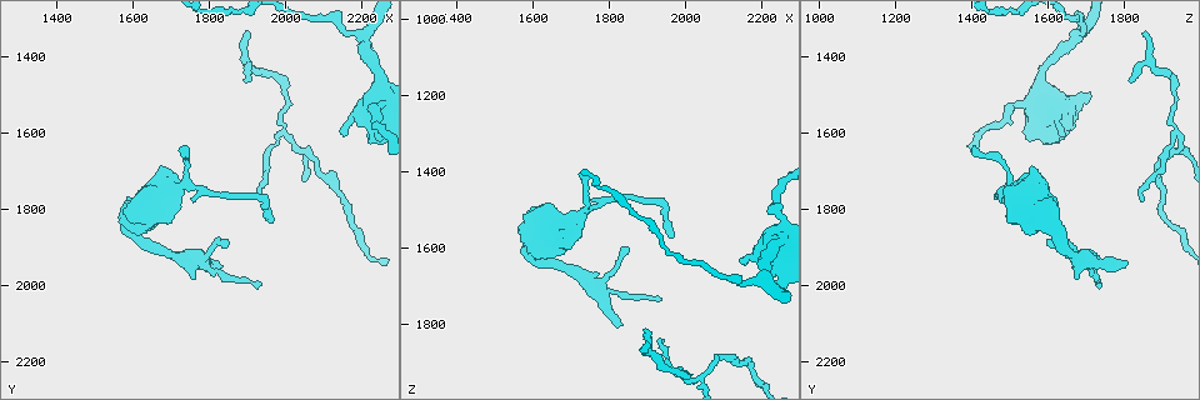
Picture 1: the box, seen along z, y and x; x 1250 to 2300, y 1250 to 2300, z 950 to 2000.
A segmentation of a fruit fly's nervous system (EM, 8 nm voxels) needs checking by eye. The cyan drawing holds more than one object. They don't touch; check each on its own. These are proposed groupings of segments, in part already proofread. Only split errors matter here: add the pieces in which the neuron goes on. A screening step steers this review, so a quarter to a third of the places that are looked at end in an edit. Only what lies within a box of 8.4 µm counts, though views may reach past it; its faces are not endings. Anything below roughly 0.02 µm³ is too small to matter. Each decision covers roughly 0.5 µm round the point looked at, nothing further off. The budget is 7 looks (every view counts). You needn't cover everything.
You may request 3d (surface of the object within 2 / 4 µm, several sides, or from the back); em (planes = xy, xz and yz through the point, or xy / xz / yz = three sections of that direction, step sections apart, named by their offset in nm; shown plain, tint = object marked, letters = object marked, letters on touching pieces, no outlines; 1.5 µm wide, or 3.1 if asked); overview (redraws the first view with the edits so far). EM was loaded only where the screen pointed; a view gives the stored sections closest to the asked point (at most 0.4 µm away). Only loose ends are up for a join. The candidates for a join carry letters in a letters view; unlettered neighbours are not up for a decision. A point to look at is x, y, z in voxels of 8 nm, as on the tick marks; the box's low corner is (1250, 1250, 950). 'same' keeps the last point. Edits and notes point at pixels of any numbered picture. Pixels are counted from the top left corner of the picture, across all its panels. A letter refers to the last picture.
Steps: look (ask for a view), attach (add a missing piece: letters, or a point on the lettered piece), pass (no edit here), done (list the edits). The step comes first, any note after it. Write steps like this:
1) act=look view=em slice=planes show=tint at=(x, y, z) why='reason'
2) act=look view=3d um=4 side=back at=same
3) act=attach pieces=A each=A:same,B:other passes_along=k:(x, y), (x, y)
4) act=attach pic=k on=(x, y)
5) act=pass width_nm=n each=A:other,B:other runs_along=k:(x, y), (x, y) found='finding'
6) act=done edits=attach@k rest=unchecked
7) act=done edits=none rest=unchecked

act=look view=3d um=2 side=back at=(1890, 1460, 1815) why='free end'

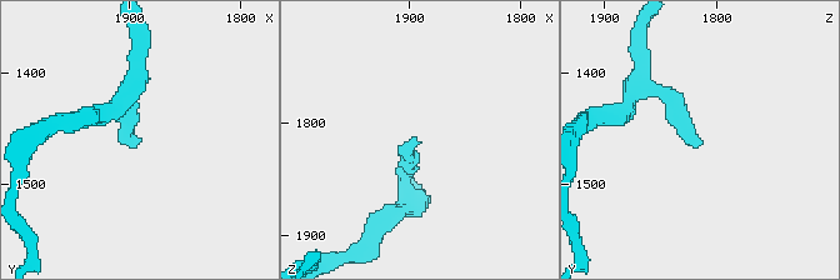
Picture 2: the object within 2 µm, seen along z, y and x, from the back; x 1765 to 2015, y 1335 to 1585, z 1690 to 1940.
act=look view=em slice=planes show=plain at=(1890, 1464, 1816)

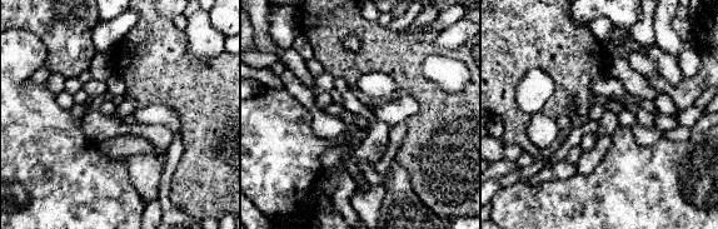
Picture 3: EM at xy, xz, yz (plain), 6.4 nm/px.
act=look view=em slice=planes show=letters at=same

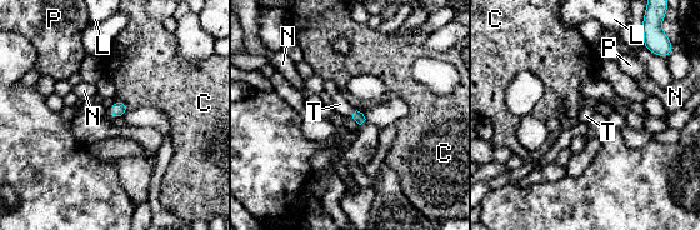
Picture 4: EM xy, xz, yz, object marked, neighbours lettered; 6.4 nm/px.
act=attach pieces=T each=C:other,L:other,N:other,P:other,T:same passes_along=4:(358, 116), (353, 114), (340, 104) found='the neuron continues'

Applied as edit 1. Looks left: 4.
act=look view=overview why='redraw'

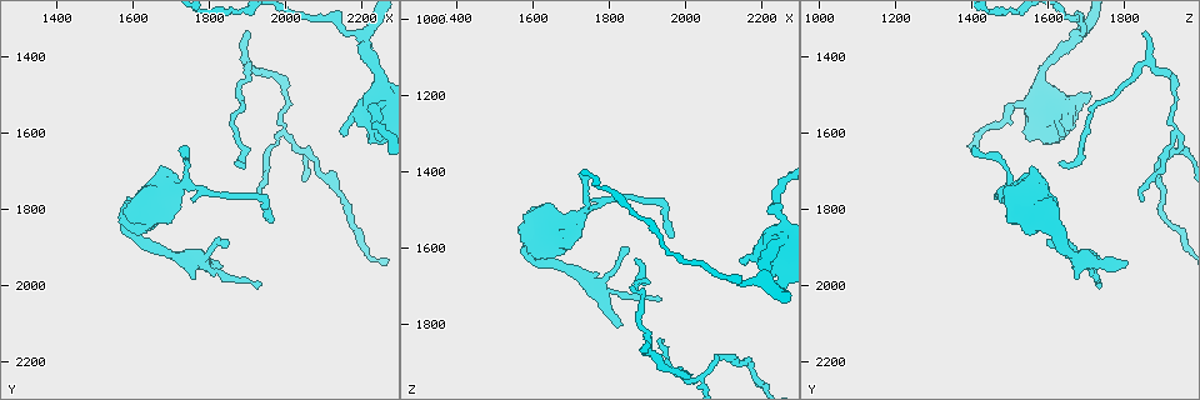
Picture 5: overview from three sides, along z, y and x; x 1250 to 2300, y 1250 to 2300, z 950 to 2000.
act=look view=em slice=xz step=8 show=letters at=(2150, 1610, 1640) why='thick end'

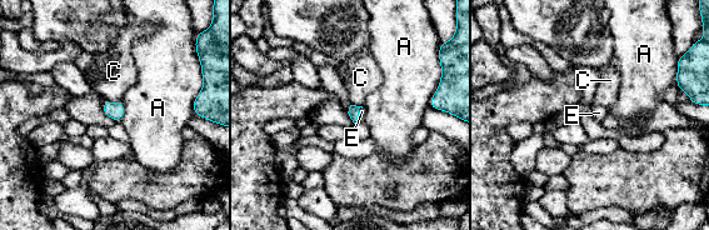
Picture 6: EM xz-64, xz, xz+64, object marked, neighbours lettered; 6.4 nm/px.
act=look view=em slice=planes show=letters at=same why='another direction'

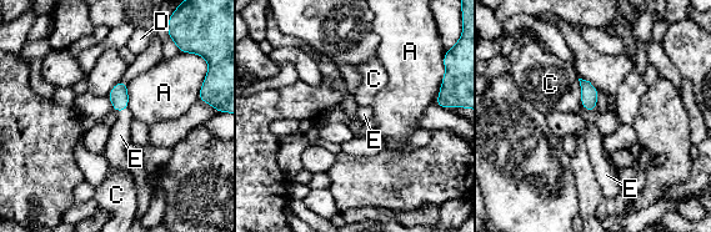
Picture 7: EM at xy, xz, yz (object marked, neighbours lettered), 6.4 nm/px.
act=attach pieces=E each=A:other,C:other,D:other,E:same passes_along=7:(118, 95), (121, 110), (120, 135) found='it goes on there'

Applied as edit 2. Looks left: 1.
act=look view=em slice=planes show=letters at=(1820, 1945, 1805)

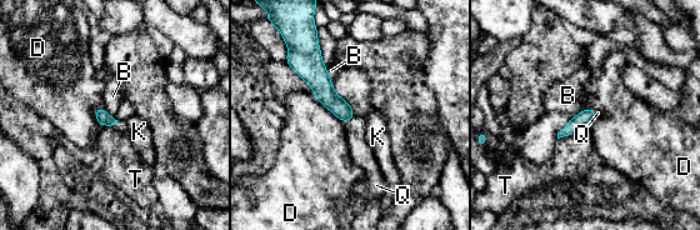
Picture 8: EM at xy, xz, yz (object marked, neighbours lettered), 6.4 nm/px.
act=attach pieces=Q longest_contact=D:260nm each=B:other,D:other,K:other,Q:same,T:other passes_along=8:(103, 118), (116, 121), (121, 126) found='the neuron continues'

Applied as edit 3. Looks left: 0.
act=done edits=attach@4,attach@7,attach@8 rest=unchecked

